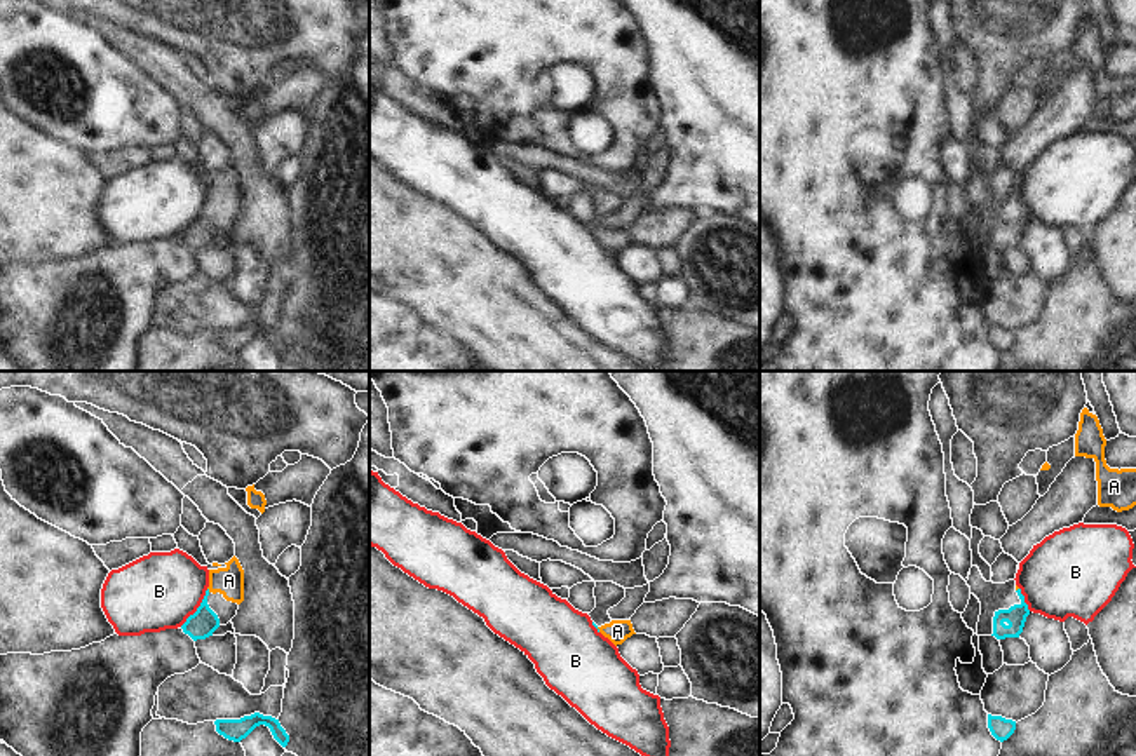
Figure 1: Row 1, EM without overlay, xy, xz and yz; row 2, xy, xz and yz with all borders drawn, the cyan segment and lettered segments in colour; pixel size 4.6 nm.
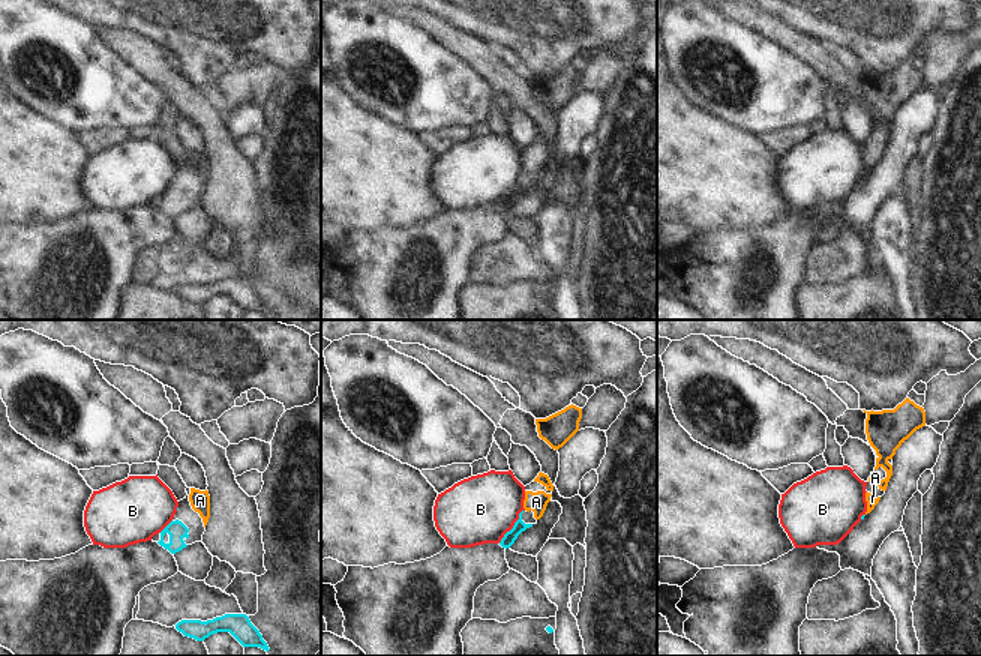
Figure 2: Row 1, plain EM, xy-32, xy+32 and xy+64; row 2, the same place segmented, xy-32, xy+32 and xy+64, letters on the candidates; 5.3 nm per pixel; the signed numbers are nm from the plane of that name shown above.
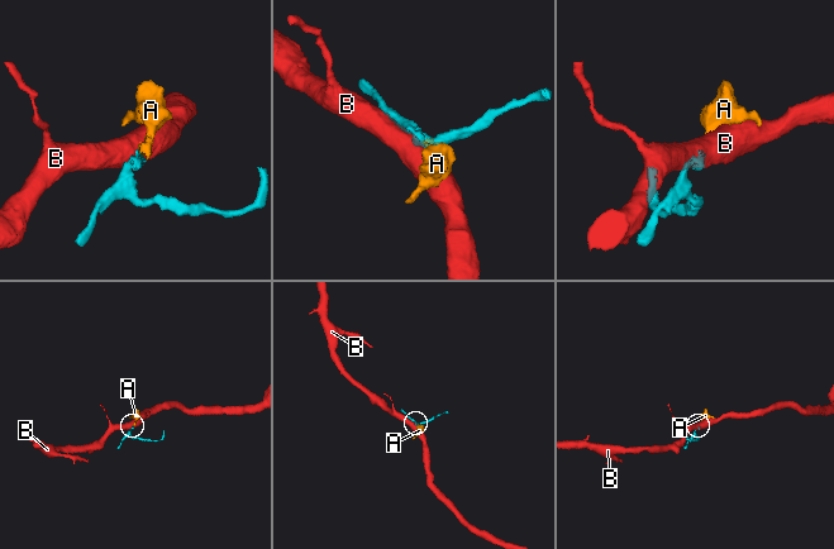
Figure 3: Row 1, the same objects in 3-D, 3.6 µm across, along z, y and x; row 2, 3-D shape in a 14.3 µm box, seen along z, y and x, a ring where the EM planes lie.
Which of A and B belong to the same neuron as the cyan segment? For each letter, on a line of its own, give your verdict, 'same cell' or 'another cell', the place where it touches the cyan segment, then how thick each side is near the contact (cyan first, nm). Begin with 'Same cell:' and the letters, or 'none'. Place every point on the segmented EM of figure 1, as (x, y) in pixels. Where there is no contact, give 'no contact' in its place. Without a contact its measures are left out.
Same cell: A
A: same cell | xz (598, 629) | 20/110 nm
B: another cell | xy (197, 608) | 130/360 nm

